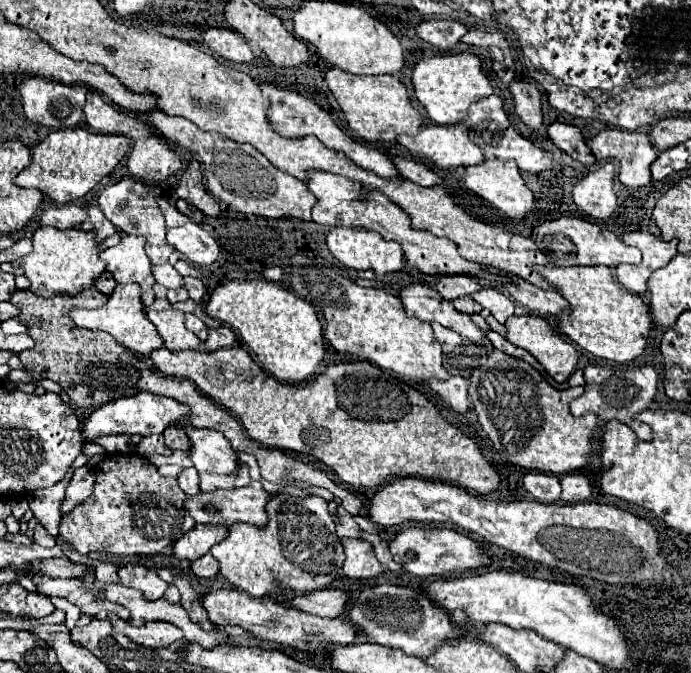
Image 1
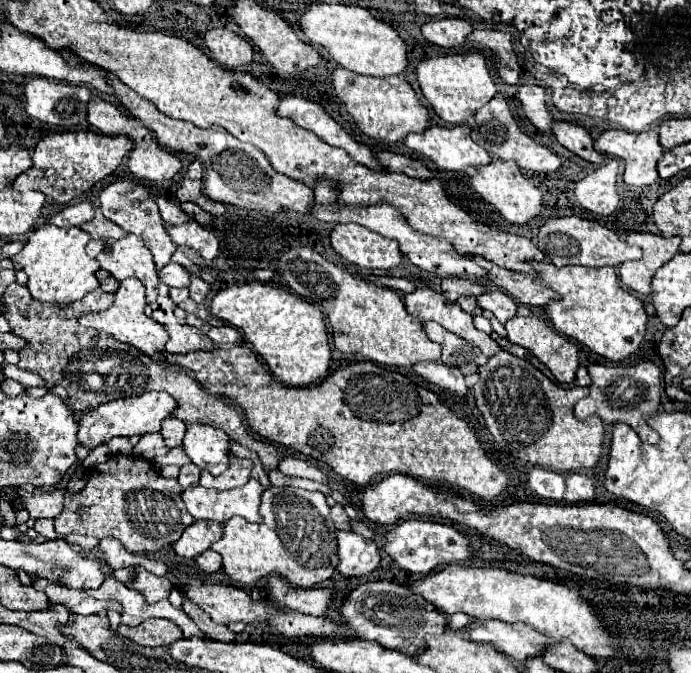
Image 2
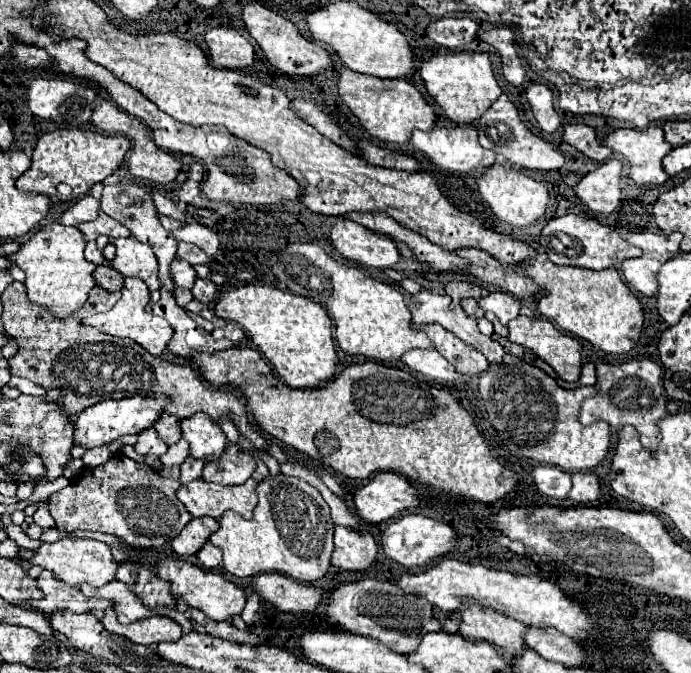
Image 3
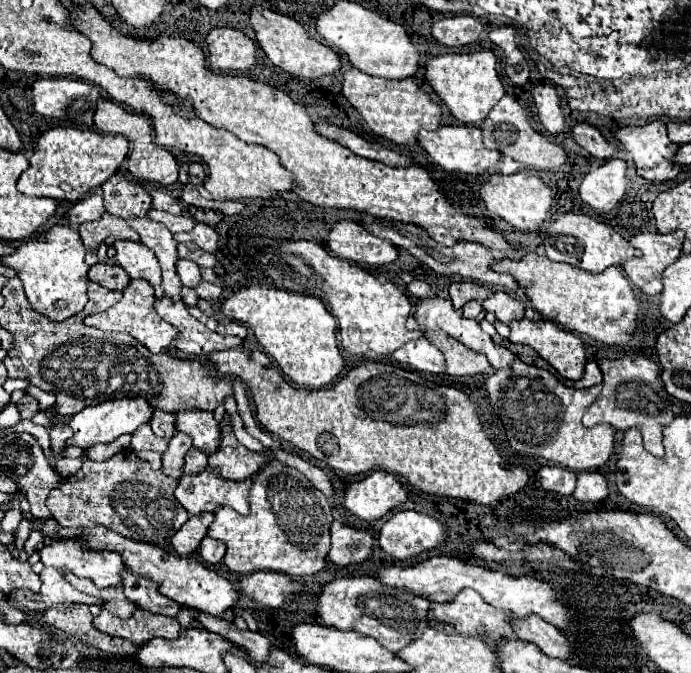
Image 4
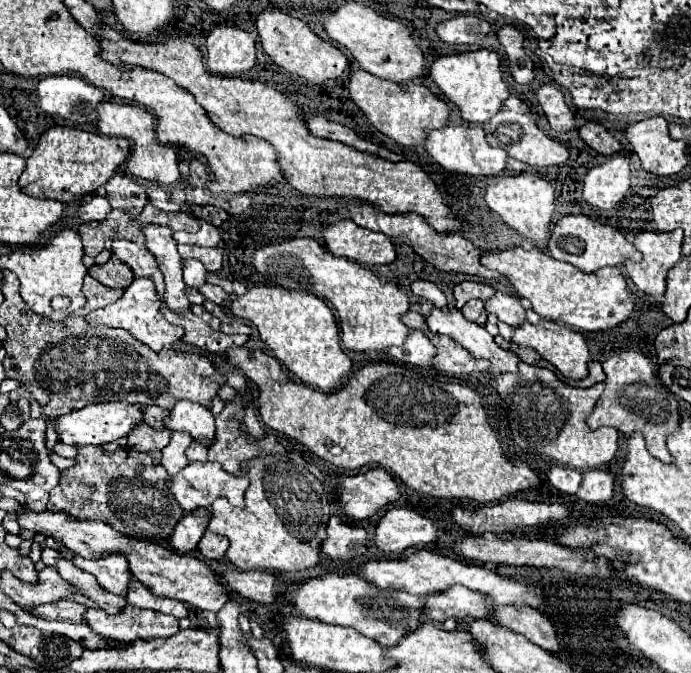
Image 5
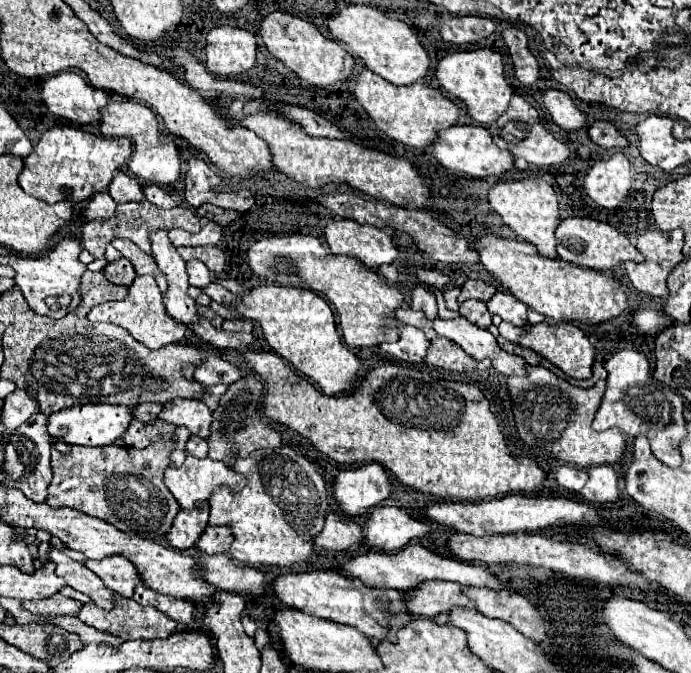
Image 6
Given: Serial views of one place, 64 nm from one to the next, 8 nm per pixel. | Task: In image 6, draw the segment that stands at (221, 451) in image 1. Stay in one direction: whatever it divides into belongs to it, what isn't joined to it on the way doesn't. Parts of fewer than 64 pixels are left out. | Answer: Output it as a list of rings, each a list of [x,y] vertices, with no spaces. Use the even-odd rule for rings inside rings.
[[[176,398],[174,402],[164,404],[164,408],[160,412],[160,420],[174,424],[174,426],[184,426],[190,430],[190,434],[196,434],[206,440],[210,436],[212,412],[200,400]]]

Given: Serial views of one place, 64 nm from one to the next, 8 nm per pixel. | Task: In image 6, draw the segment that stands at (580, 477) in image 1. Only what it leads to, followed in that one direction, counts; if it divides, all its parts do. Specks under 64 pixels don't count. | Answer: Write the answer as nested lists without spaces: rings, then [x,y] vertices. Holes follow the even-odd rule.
[[[596,466],[588,470],[588,482],[580,496],[588,502],[616,502],[618,476],[610,466]]]

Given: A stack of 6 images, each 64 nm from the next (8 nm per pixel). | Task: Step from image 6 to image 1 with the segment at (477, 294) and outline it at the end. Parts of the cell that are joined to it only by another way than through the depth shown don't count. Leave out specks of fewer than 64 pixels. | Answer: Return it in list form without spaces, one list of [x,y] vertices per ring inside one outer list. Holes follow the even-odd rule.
[[[444,276],[440,278],[436,290],[444,300],[454,300],[458,296],[472,296],[474,292],[478,292],[482,286],[468,276]]]

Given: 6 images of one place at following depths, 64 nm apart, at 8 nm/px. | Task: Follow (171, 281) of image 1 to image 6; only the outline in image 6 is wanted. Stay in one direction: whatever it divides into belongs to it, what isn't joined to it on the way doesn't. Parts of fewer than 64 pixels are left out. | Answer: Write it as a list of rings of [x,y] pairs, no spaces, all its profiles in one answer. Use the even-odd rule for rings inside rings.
[[[188,260],[186,262],[186,272],[188,272],[188,282],[190,286],[196,286],[196,288],[204,288],[212,282],[210,278],[210,270],[206,268],[204,262],[200,260]]]

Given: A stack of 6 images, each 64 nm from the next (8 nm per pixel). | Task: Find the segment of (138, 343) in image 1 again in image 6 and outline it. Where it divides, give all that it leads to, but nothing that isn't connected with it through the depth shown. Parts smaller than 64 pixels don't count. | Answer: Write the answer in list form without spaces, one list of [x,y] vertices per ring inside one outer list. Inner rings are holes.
[[[138,276],[132,286],[128,288],[128,296],[124,300],[118,302],[106,302],[100,306],[94,306],[94,310],[88,314],[90,322],[110,322],[116,326],[122,326],[124,330],[128,330],[138,342],[142,342],[144,346],[158,350],[166,344],[174,344],[180,342],[186,336],[186,326],[176,322],[172,316],[166,314],[166,308],[162,304],[162,294],[154,282],[152,276]]]

